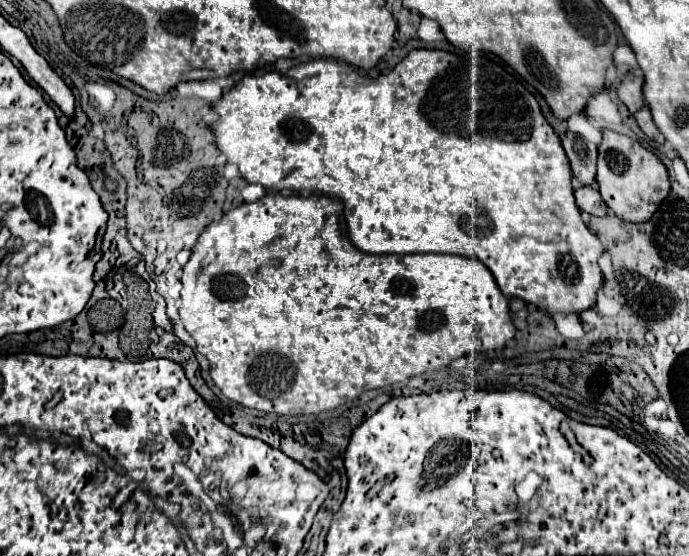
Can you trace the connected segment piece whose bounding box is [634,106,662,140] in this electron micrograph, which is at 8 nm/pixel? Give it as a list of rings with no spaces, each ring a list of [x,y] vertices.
[[[644,106],[642,110],[638,110],[638,114],[634,118],[636,118],[638,126],[642,128],[642,132],[648,138],[652,138],[652,140],[660,140],[662,138],[660,132],[658,132],[658,128],[656,128],[656,124],[654,124],[654,120],[652,120],[652,114],[650,114],[650,108],[648,106]]]

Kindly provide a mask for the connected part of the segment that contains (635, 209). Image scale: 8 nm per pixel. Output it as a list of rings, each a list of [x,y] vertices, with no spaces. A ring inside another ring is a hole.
[[[604,130],[604,140],[598,146],[598,190],[606,206],[624,222],[648,222],[670,192],[666,166],[636,140]]]

